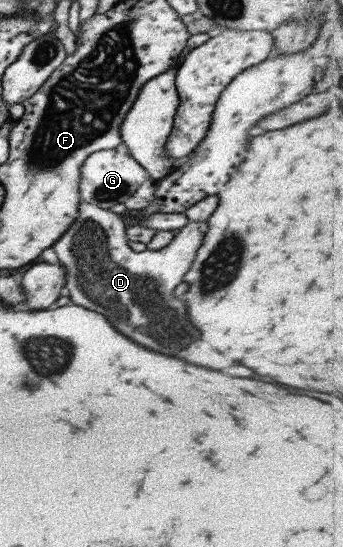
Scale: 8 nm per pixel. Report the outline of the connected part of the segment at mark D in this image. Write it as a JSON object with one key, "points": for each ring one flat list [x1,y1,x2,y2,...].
{"points":[[90,203,79,205,79,213,70,228,53,243,59,262,66,269,65,293,71,299,71,304,80,305,90,310,102,313,115,329,130,336,138,344,146,348,154,348,156,352,166,352,170,356,178,356,192,364,210,366,210,354,200,342,200,332,188,320,186,304,181,297,174,294,174,289,183,282,184,275,190,271,192,262,201,247,204,235,208,230,207,220,190,221,184,228,170,235,171,241,160,250,136,252,128,245,125,236,124,220,110,209,103,209]]}

